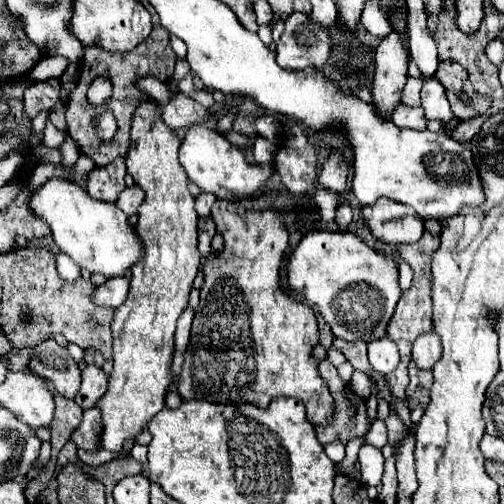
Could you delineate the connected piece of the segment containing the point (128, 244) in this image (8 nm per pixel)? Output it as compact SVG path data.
M51 177L33 193L29 207L49 223L57 247L89 273L101 273L107 279L125 277L145 255L143 241L137 237L129 217L115 203L89 199L89 193L75 181Z

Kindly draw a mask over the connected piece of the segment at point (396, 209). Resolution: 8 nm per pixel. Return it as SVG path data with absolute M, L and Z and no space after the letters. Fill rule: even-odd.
M379 199L373 207L363 207L361 213L371 233L387 245L417 243L425 231L423 219L411 207L401 207L391 199Z

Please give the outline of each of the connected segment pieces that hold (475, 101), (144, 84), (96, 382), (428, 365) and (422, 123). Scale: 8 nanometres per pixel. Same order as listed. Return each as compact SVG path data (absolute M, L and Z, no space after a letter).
M439 63L439 71L435 77L445 85L455 117L473 119L489 109L491 101L473 91L473 85L469 83L469 75L461 65Z
M151 75L145 77L145 79L139 79L137 85L139 85L143 91L147 91L147 93L149 93L149 95L159 103L159 105L169 103L171 97L173 97L171 89L169 89L163 81L159 81L159 79L151 79Z
M87 365L83 369L83 383L81 383L81 391L75 397L75 403L81 405L81 409L87 407L95 407L97 399L101 399L101 395L107 391L107 375L101 367L97 365Z
M435 331L423 333L413 343L413 361L421 369L433 369L433 365L441 357L441 339L435 335Z
M403 103L397 107L397 111L393 111L393 119L391 119L397 127L407 127L407 129L417 129L423 131L427 129L427 119L423 115L421 107L405 107Z

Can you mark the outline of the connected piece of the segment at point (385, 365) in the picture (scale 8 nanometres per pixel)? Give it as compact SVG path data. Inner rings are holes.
M381 337L369 343L369 361L377 373L391 373L399 363L397 345L389 337Z

